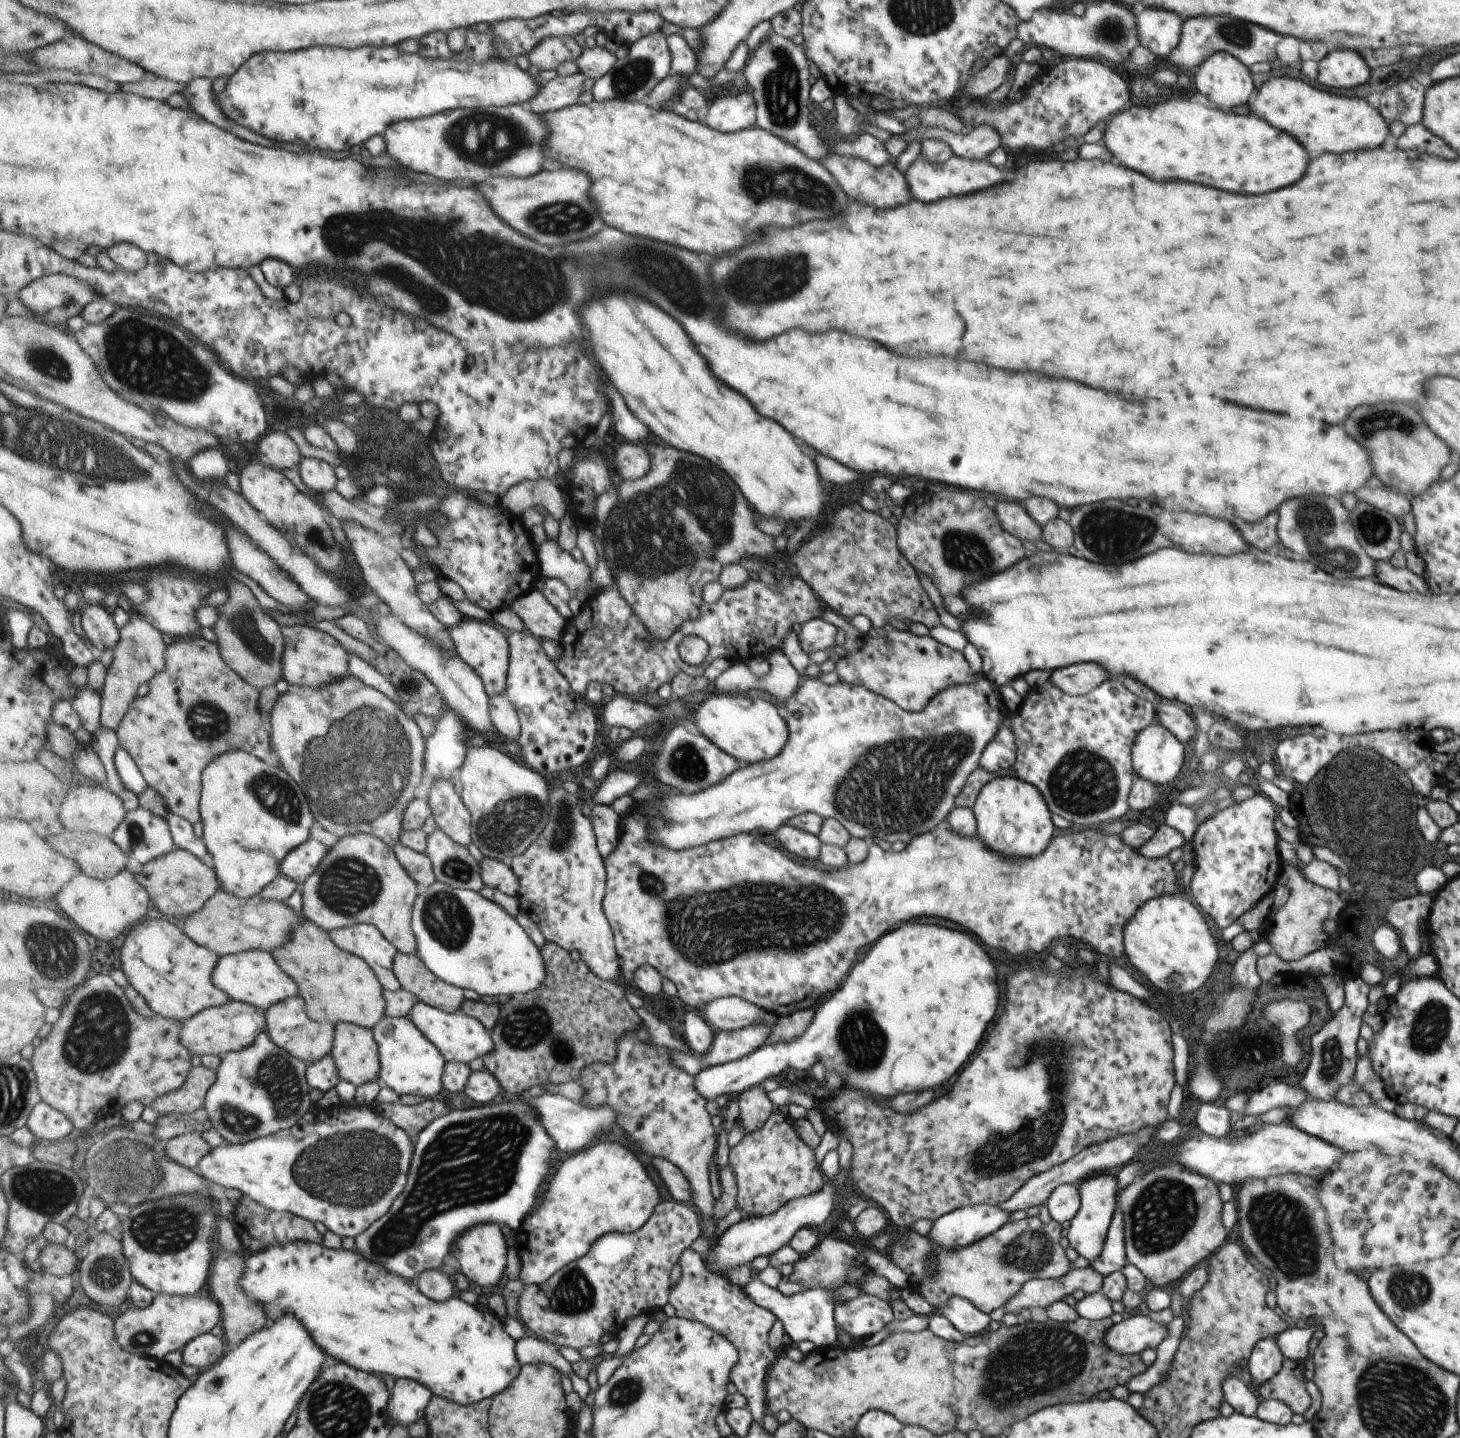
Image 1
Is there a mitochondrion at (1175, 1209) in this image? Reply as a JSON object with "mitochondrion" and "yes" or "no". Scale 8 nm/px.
{"mitochondrion":"yes"}

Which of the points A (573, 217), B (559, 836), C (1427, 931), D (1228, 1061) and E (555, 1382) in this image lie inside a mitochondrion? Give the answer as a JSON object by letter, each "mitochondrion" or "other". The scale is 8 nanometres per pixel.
{"A":"mitochondrion","B":"mitochondrion","C":"other","D":"mitochondrion","E":"other"}

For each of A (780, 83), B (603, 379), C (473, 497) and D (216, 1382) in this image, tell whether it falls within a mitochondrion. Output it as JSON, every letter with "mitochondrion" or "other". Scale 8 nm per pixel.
{"A":"mitochondrion","B":"other","C":"other","D":"mitochondrion"}

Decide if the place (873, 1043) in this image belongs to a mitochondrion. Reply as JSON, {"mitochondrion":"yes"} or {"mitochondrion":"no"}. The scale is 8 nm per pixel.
{"mitochondrion":"yes"}

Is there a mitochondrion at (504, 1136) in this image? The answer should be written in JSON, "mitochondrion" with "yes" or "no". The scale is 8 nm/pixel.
{"mitochondrion":"yes"}

